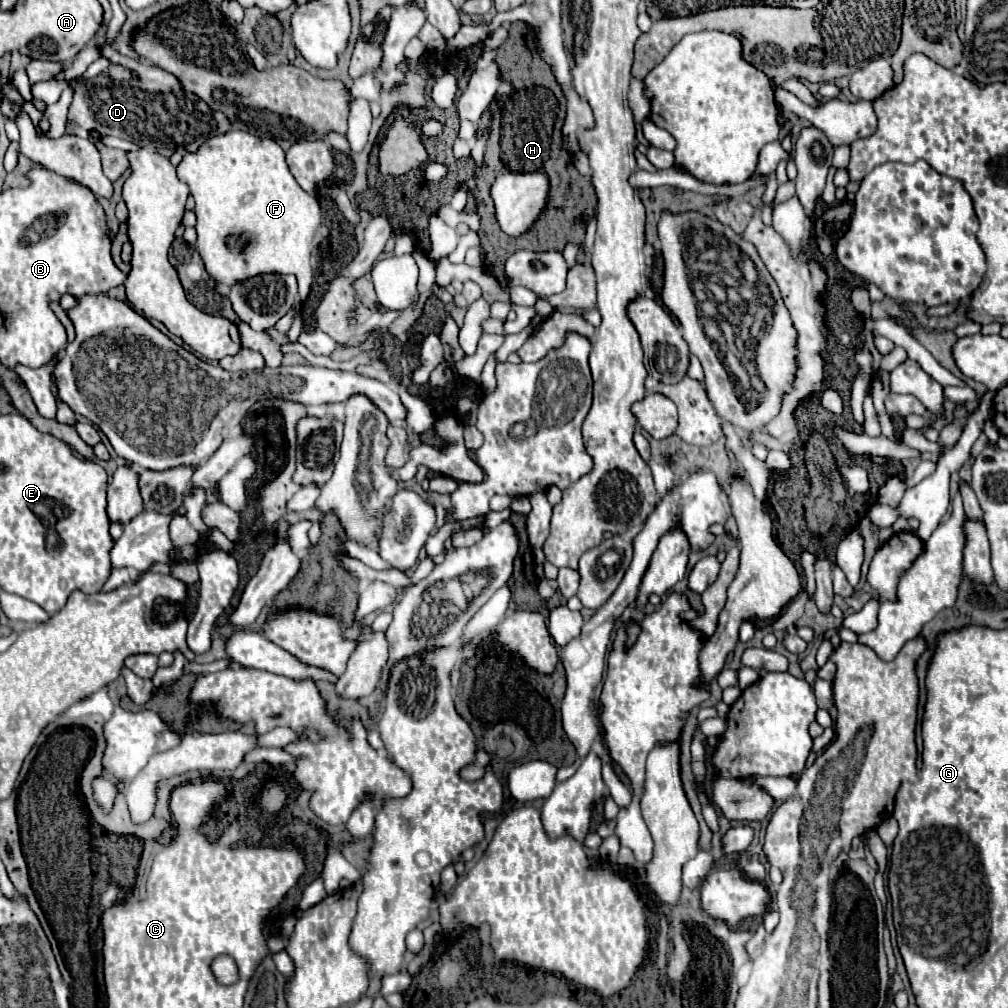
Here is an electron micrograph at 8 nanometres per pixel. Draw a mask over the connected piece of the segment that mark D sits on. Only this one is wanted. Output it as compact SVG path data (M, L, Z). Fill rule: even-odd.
M104 46L104 56L110 58L112 64L124 64L140 74L140 80L104 80L104 74L88 80L88 82L72 82L74 100L68 114L68 124L80 126L84 130L96 128L108 136L118 136L130 140L138 146L156 148L162 156L170 158L172 152L182 144L186 152L196 152L208 138L224 134L230 130L230 120L224 114L214 112L210 106L206 110L204 100L200 100L194 92L182 88L180 80L164 72L158 66L140 64L134 58L126 58Z

